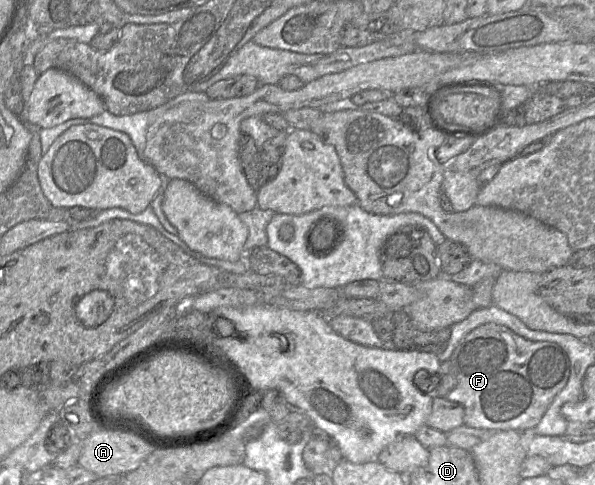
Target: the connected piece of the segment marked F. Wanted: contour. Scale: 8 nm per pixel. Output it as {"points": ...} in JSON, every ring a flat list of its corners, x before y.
{"points":[[488,323,465,335,450,356,443,362,451,365,456,386,445,399,464,409,463,425,470,428,497,431,534,429,555,396,565,387,570,375,570,363,564,350,553,342,530,341,507,327]]}

